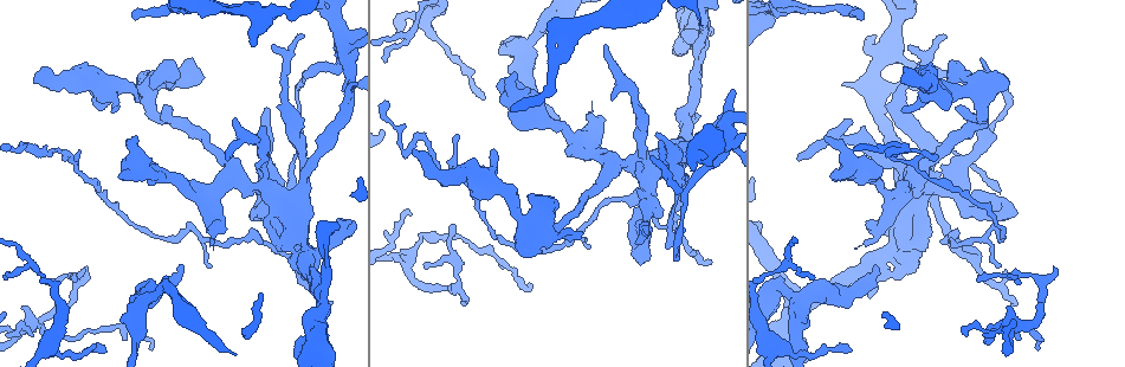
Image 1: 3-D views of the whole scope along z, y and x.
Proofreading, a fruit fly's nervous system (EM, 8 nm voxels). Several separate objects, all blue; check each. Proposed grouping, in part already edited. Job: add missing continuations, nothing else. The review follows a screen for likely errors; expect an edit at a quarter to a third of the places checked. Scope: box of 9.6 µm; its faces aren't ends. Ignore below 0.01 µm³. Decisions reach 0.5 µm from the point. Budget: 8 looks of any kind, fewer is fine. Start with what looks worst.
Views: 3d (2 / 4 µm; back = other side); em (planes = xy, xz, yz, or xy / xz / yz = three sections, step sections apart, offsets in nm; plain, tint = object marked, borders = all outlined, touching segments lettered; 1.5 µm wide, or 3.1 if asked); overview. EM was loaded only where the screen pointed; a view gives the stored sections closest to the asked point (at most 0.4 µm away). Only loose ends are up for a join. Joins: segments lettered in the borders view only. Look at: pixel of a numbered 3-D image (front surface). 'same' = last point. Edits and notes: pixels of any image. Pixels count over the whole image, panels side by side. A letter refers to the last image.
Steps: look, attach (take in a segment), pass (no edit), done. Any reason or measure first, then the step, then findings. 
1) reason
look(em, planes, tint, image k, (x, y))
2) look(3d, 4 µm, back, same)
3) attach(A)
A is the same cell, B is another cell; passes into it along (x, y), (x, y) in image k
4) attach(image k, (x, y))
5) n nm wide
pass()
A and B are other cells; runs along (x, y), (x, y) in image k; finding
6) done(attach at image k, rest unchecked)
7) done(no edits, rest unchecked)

thin end
look(3d, 2 µm, image 1, (104, 351))

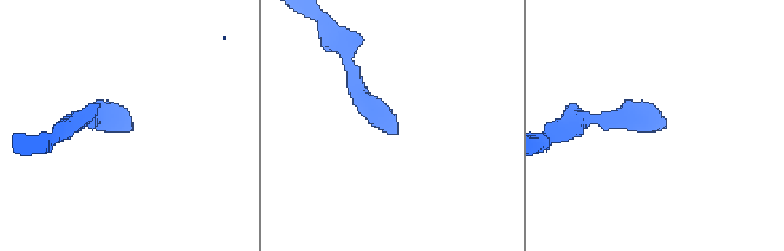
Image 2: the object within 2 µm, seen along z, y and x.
look(em, xy, step 8, borders, image 2, (129, 129))

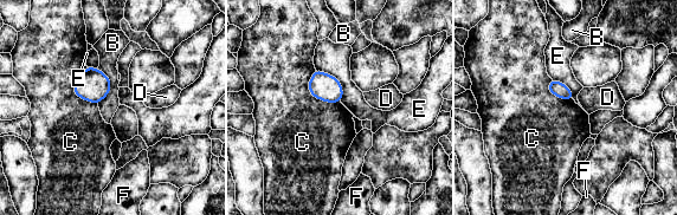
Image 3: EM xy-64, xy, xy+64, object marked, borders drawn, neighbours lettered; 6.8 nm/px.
100 nm wide
pass()
B, C, D, E and F are other cells; border along (316, 69), (340, 83), (341, 101) in image 3; no lettered segment goes on from it

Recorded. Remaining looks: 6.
free end
look(em, planes, borders, image 1, (331, 302))

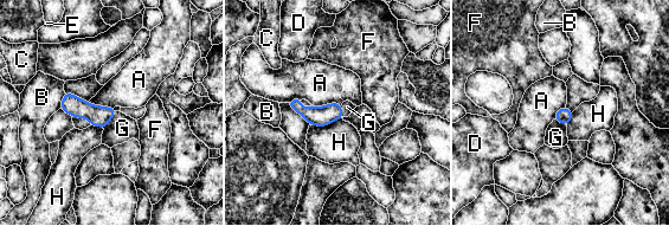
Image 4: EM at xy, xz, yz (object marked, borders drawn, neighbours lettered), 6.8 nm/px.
110 nm wide
attach(image 4, (122, 128))
G is the same cell, A, B, C, D, E, F and H are other cells; passes into it along (98, 116), (111, 118), (122, 128) in image 4; it goes on there

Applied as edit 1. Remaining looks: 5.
redraw
look(overview)

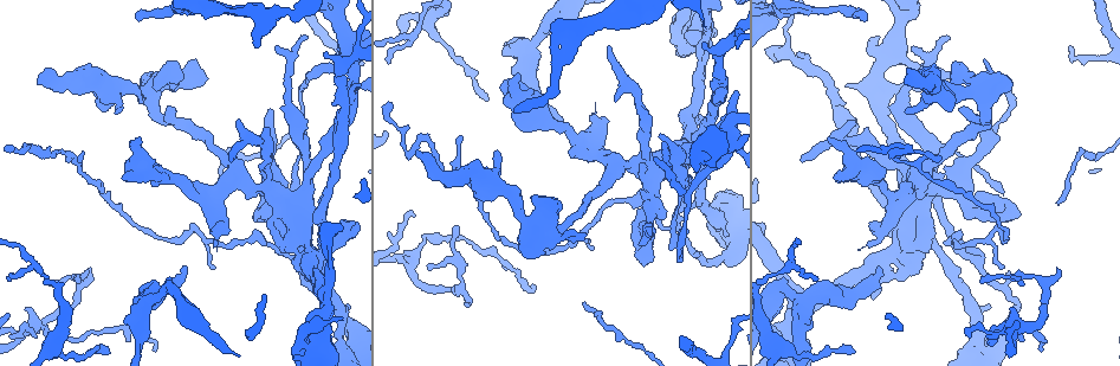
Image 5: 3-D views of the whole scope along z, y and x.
end of a long branch
look(3d, 4 µm, back, image 5, (1040, 350))

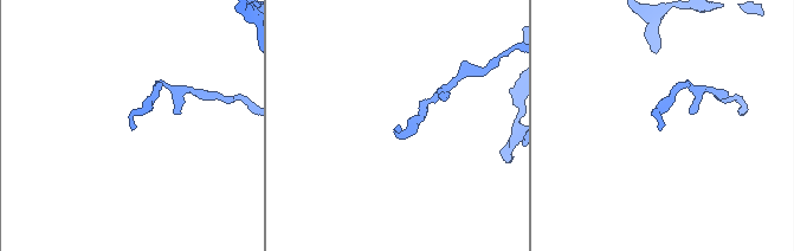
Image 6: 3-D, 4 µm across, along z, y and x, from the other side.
shape alone is not enough
look(em, planes, borders, image 6, (661, 129))

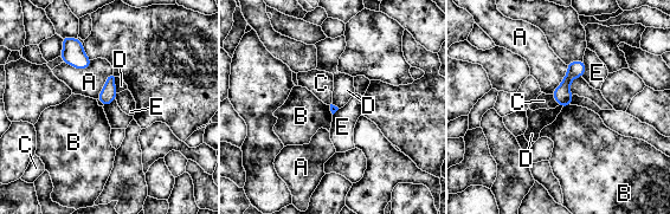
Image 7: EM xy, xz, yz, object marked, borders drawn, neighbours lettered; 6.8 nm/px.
pass()
A, B, C, D and E are other cells; none of them fits

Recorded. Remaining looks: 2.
done(attach at image 4, rest unchecked)

